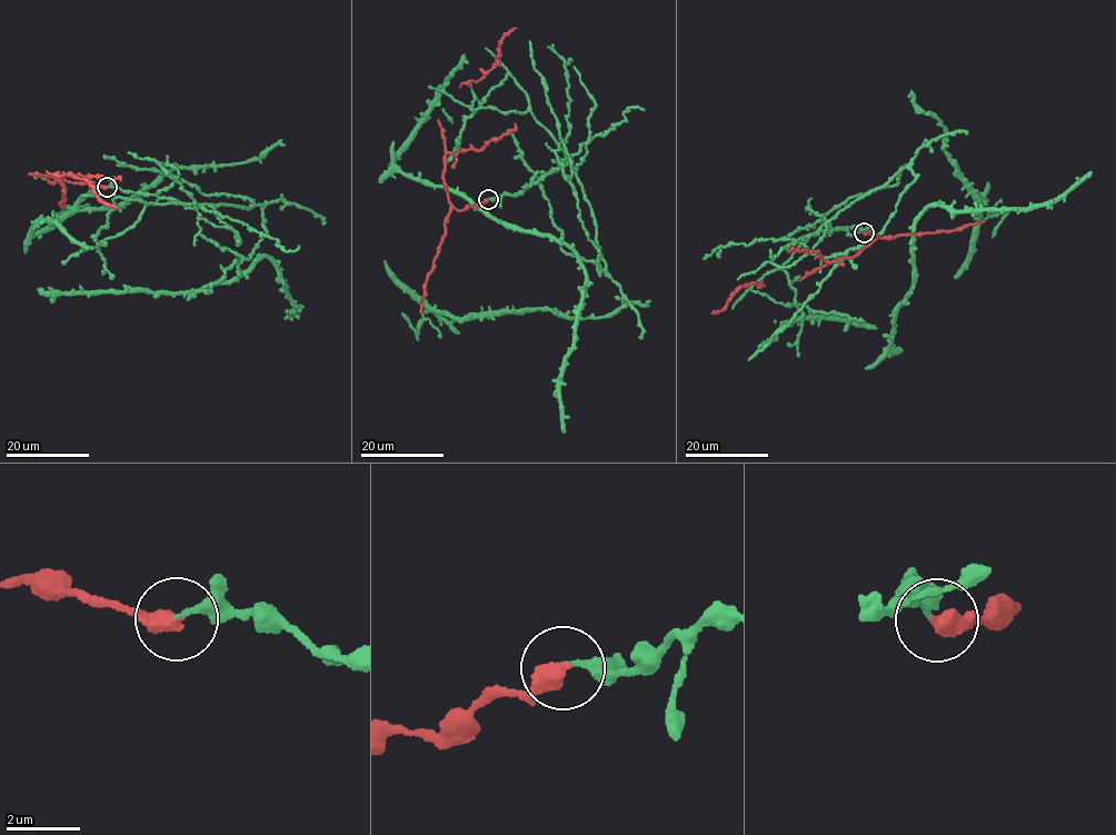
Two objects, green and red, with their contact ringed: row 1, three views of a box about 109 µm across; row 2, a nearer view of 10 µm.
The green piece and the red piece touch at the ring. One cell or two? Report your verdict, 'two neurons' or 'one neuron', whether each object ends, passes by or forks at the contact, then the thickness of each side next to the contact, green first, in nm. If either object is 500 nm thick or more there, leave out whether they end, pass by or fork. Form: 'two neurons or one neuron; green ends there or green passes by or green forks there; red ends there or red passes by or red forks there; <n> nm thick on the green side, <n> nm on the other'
one neuron; green ends there; red ends there; 190 nm thick on the green side, 480 nm on the other

